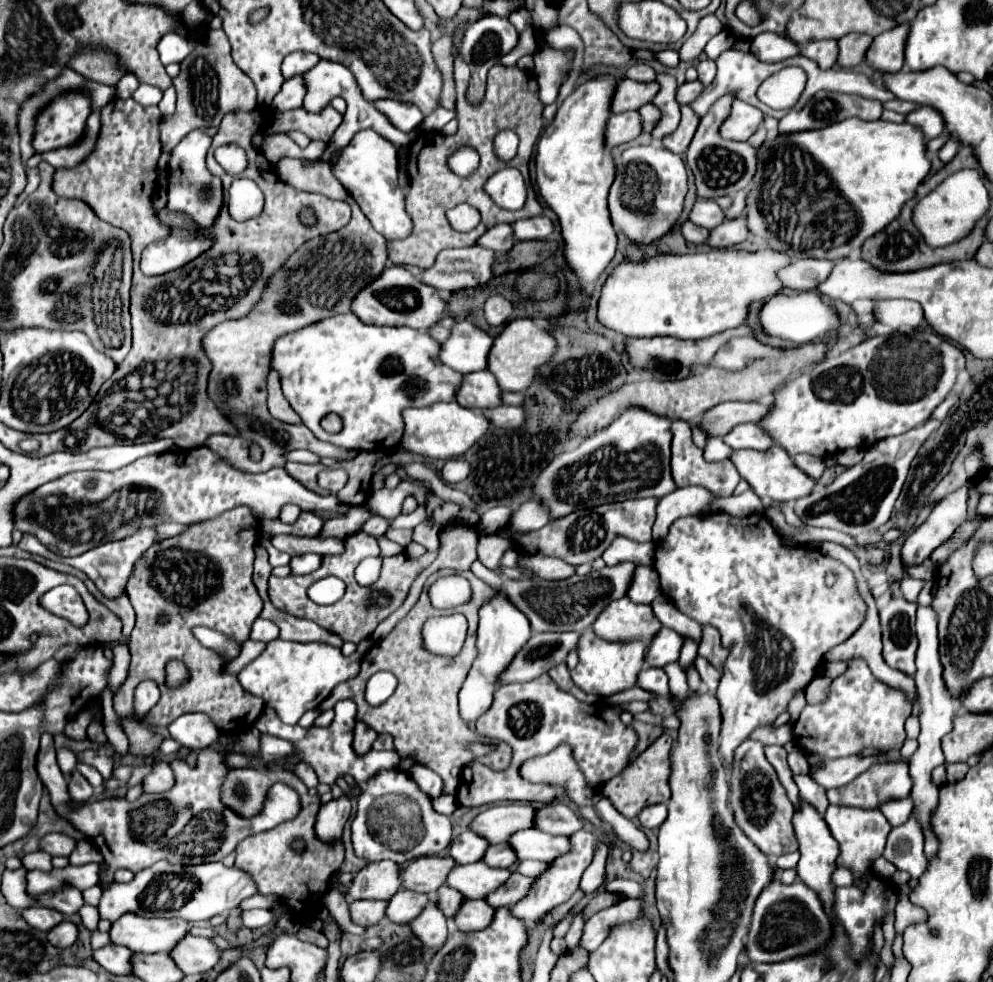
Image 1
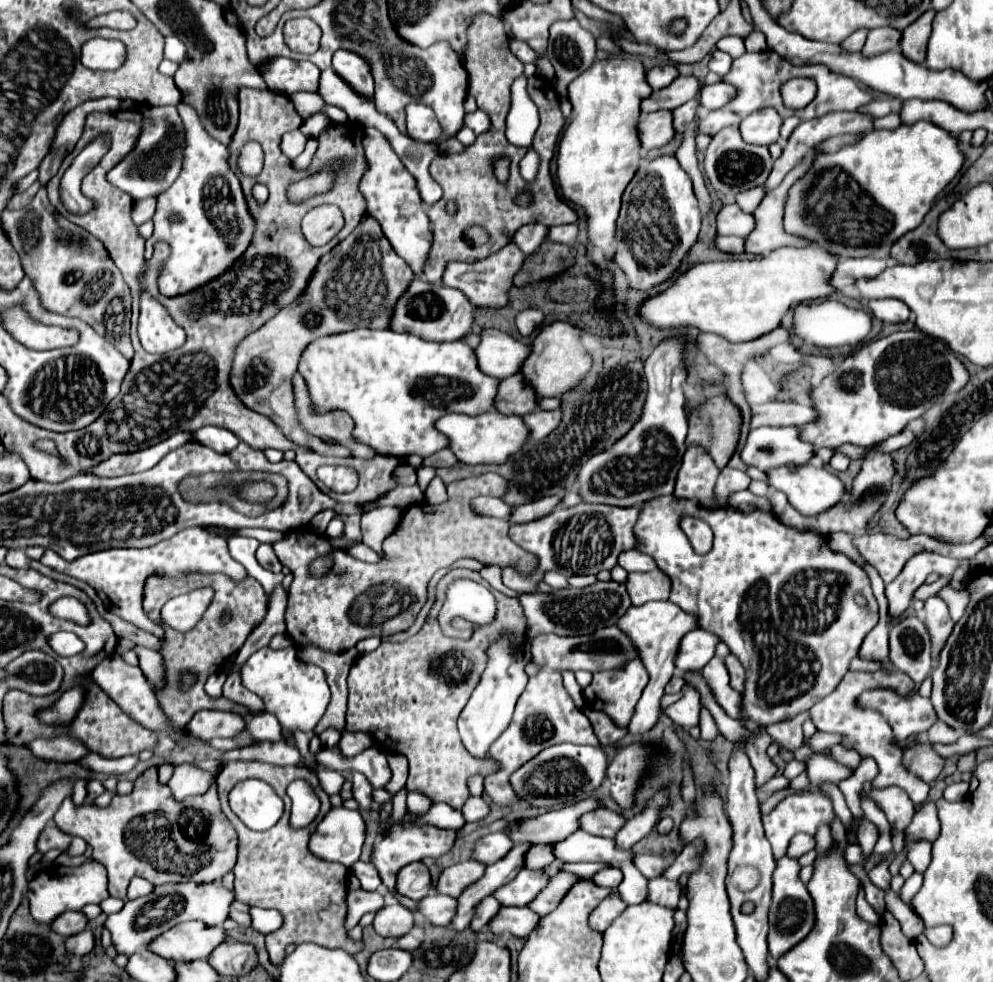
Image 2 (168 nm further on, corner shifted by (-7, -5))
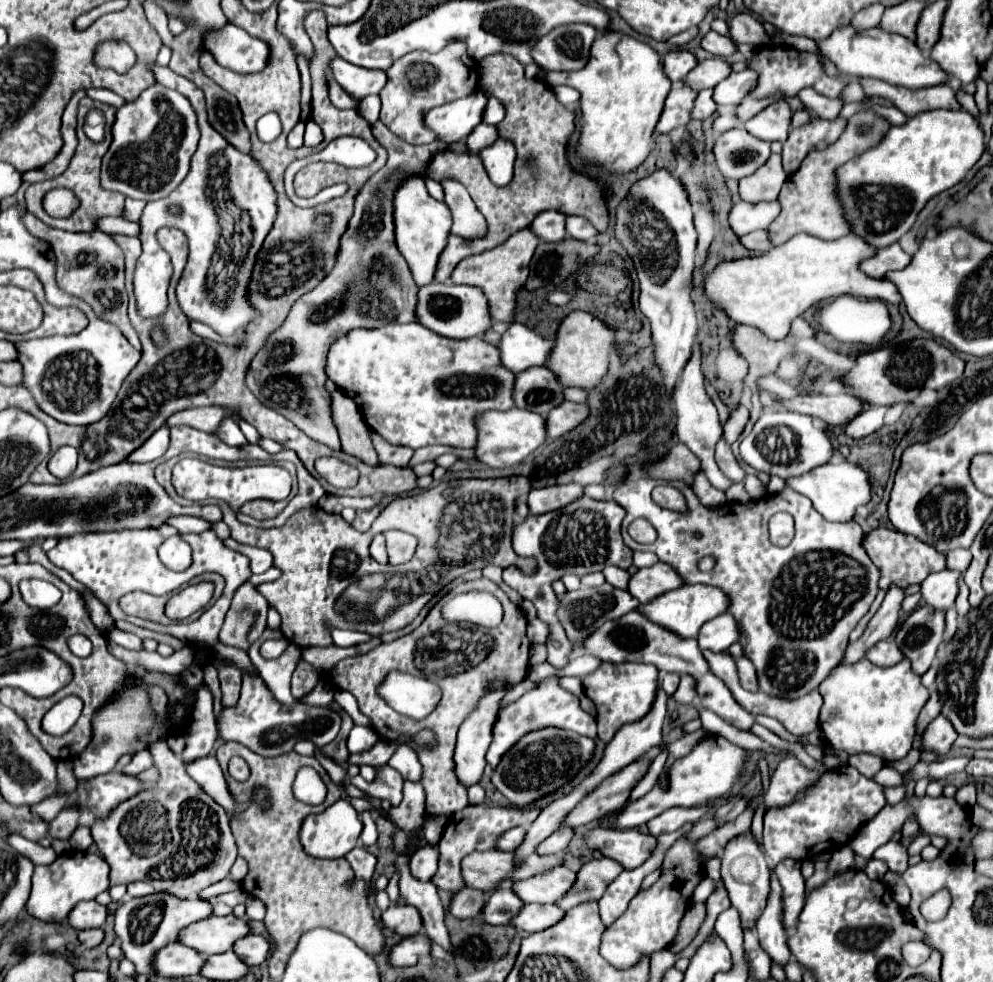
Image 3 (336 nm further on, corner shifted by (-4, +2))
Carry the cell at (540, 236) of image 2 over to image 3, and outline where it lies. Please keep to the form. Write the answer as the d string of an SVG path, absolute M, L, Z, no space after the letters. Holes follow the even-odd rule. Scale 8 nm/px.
M544 210L530 224L530 230L542 242L560 242L566 236L566 232L564 232L564 220L566 220L564 214L556 212L556 210Z

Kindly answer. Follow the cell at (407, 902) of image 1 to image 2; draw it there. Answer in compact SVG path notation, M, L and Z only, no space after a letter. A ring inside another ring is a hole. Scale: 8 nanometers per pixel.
M429 893L427 899L419 901L419 917L431 925L449 927L457 911L457 899L441 893Z

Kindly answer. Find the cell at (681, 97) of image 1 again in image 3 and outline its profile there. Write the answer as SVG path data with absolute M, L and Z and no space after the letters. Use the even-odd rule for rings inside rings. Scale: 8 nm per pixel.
M732 72L714 88L714 102L718 106L736 106L756 86L756 72Z

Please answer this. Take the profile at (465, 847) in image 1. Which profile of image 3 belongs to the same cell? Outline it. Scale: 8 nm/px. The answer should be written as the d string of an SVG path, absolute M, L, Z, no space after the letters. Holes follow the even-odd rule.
M516 826L506 830L498 840L496 840L496 848L504 850L504 852L512 852L512 848L516 848L516 844L520 844L520 840L524 840L524 828Z

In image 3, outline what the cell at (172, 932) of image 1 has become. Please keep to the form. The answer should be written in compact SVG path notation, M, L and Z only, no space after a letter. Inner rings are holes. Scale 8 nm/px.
M234 914L222 918L210 916L180 930L178 942L194 948L204 956L210 956L210 954L228 952L232 944L246 934L248 934L248 924L240 918L234 918Z

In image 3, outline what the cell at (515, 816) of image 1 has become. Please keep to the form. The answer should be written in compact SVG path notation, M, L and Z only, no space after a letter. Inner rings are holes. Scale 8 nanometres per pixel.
M636 760L622 768L620 772L608 776L598 788L594 788L586 798L582 798L572 812L564 818L562 826L568 828L580 828L584 824L590 824L592 820L614 812L616 808L624 806L630 798L632 788L644 778L650 762L648 760Z

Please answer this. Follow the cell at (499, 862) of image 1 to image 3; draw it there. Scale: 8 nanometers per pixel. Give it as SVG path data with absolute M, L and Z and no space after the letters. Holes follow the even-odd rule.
M560 828L560 830L552 832L544 842L538 844L538 850L536 852L540 852L540 856L560 854L568 846L572 834L574 834L574 830L570 830L570 828Z

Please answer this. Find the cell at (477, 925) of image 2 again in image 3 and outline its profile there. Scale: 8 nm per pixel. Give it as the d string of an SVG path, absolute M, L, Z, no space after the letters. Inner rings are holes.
M504 886L488 896L480 916L482 920L488 920L488 924L508 924L522 904L524 902L508 886Z

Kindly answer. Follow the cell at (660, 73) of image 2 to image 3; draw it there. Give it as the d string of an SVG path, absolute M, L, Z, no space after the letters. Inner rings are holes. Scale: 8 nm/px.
M672 50L666 56L662 56L662 70L672 82L682 80L686 72L690 72L694 66L696 66L696 58L684 50Z

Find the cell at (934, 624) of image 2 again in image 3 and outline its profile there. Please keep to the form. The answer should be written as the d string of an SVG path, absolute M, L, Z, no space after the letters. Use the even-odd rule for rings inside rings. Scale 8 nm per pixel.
M942 570L942 572L934 572L930 574L924 582L922 582L922 598L924 602L934 608L934 610L948 610L950 606L954 606L954 598L958 594L958 580L960 572L954 570Z

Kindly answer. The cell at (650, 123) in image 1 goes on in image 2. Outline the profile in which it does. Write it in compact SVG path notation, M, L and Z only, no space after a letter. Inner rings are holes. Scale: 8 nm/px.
M689 101L689 103L685 103L685 105L681 105L681 107L677 107L677 109L673 111L673 117L675 117L675 129L677 129L677 133L685 133L687 125L695 119L697 105L699 105L697 101Z

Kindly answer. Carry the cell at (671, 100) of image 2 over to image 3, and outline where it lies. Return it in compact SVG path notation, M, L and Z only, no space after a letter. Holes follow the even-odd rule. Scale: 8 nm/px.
M710 58L710 60L698 62L696 68L692 68L688 76L682 80L682 84L692 88L694 92L700 92L704 88L714 88L728 74L730 74L728 62L724 62L722 58Z

